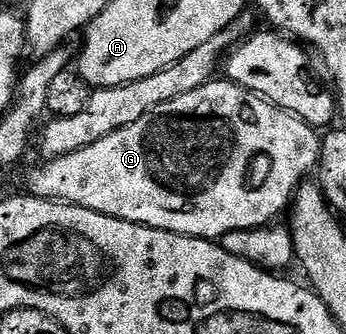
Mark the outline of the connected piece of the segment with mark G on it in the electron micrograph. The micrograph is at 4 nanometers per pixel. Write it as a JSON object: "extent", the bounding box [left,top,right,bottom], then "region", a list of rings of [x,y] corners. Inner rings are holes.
{"extent":[25,79,321,239],"region":[[[214,79],[195,91],[187,91],[187,95],[179,95],[179,99],[171,99],[143,115],[135,123],[131,123],[122,129],[111,131],[103,139],[91,143],[91,147],[83,147],[74,153],[68,153],[62,157],[55,157],[44,162],[45,166],[37,165],[25,173],[25,185],[28,196],[48,197],[51,201],[60,201],[66,205],[78,205],[84,209],[90,209],[96,213],[102,213],[108,217],[118,217],[124,221],[130,221],[136,225],[146,225],[152,229],[162,229],[168,233],[178,233],[184,237],[204,237],[206,239],[220,239],[226,237],[231,231],[243,231],[244,229],[260,229],[268,226],[281,212],[290,208],[291,202],[300,185],[310,176],[309,173],[318,168],[321,160],[321,137],[314,126],[309,125],[303,119],[299,119],[293,113],[288,113],[278,105],[271,104],[264,97],[247,91],[242,85],[236,85],[228,79]],[[257,155],[269,155],[271,157],[271,177],[269,183],[258,189],[253,189],[246,184],[248,167]]]}

